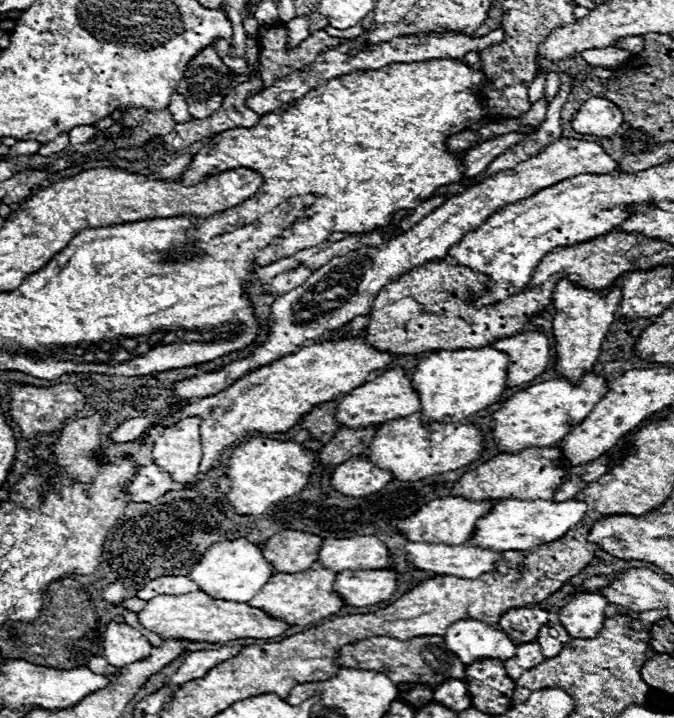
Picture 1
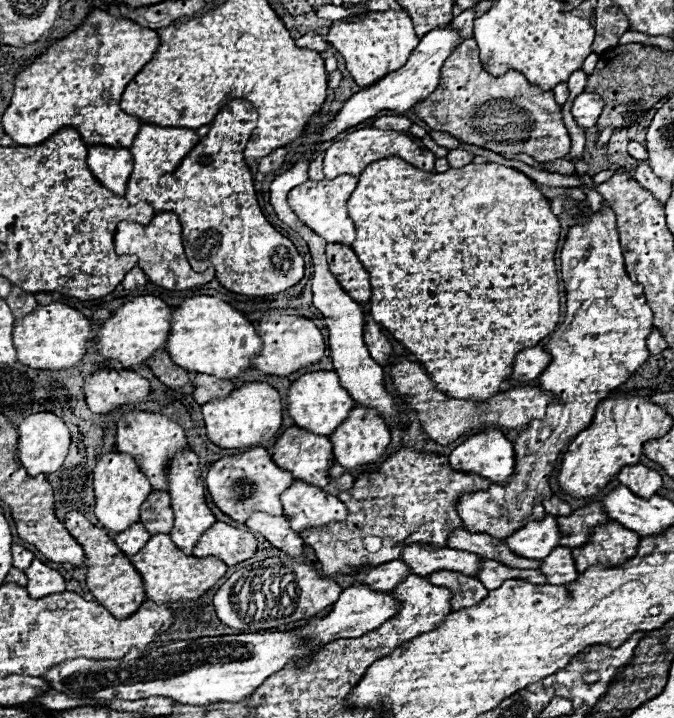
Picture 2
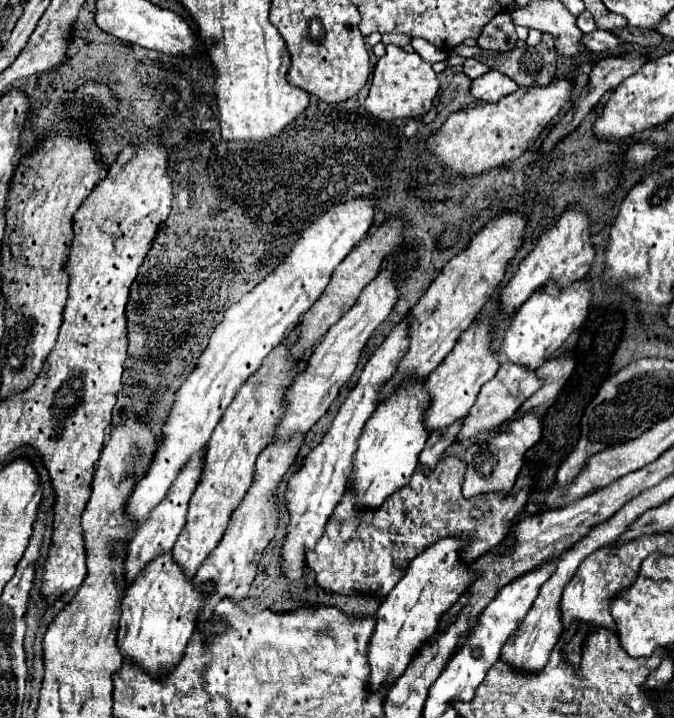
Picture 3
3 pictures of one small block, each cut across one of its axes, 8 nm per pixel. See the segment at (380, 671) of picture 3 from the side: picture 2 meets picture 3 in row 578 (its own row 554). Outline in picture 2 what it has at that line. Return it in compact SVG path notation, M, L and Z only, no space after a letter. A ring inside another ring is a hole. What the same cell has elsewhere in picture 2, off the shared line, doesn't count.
M410 544L402 548L400 560L408 564L412 574L428 576L438 570L454 570L466 576L474 576L480 570L480 558L470 552L458 552L452 548L440 548L436 544Z

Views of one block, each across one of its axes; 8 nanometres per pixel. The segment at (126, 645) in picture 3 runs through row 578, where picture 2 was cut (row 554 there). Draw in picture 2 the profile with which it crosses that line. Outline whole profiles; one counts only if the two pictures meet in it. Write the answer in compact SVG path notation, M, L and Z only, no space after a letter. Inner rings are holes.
M152 534L150 544L146 544L138 556L130 556L130 562L144 580L146 596L156 604L198 598L226 574L226 564L222 564L222 560L214 560L214 556L194 560L194 556L186 556L182 550L178 550L168 534Z

